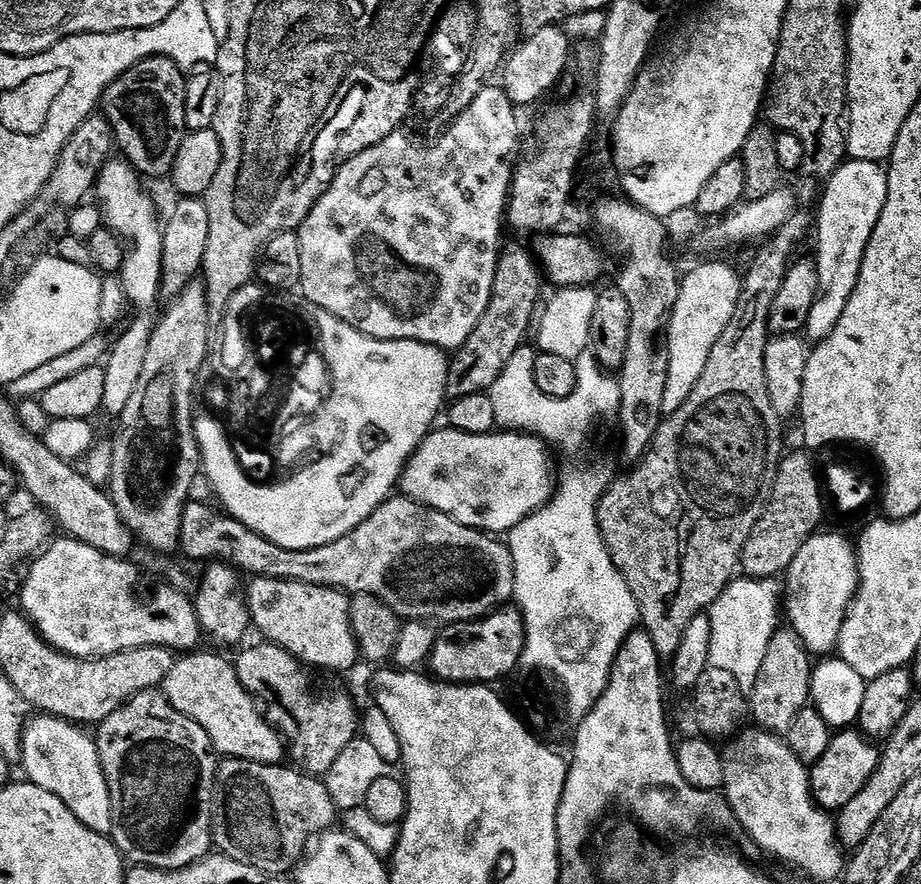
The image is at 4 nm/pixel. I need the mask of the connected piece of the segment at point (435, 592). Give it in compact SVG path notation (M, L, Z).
M403 494L385 500L373 516L350 534L338 538L338 542L310 550L286 550L252 532L245 524L239 524L219 507L196 503L189 502L186 506L180 535L180 548L190 559L231 564L241 573L249 572L252 578L293 580L323 588L339 588L345 594L376 596L404 622L423 621L436 626L469 624L505 607L516 594L514 558L503 539L493 538L477 528L462 526L454 518L422 506Z

